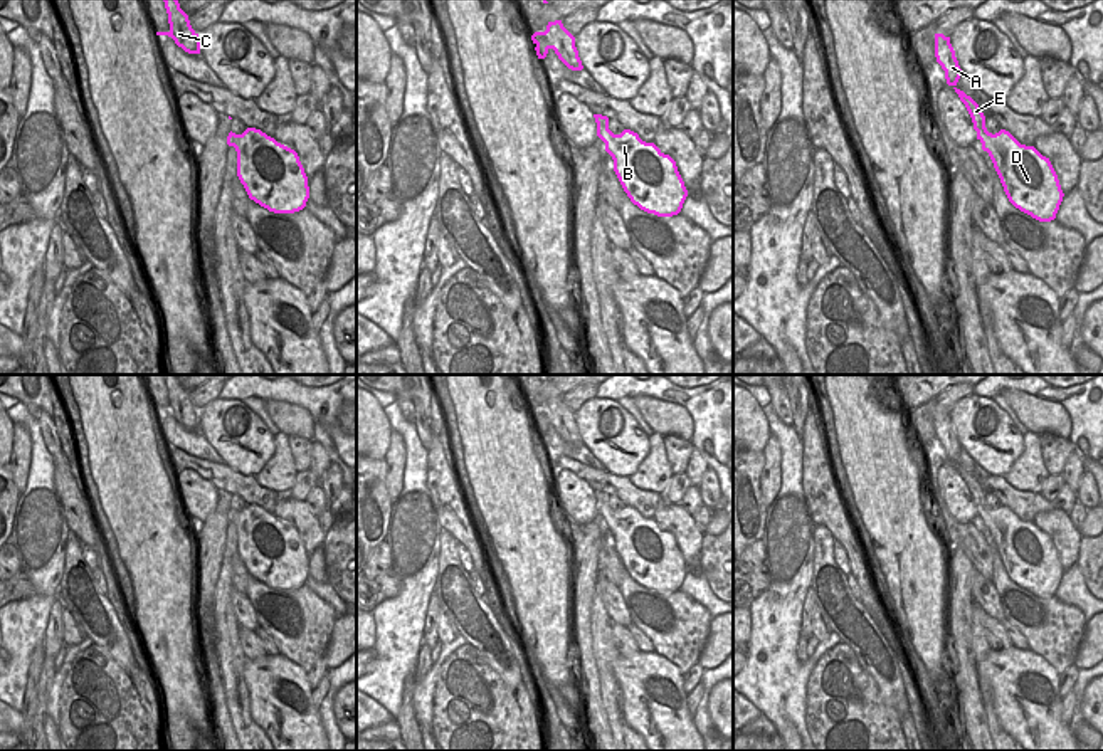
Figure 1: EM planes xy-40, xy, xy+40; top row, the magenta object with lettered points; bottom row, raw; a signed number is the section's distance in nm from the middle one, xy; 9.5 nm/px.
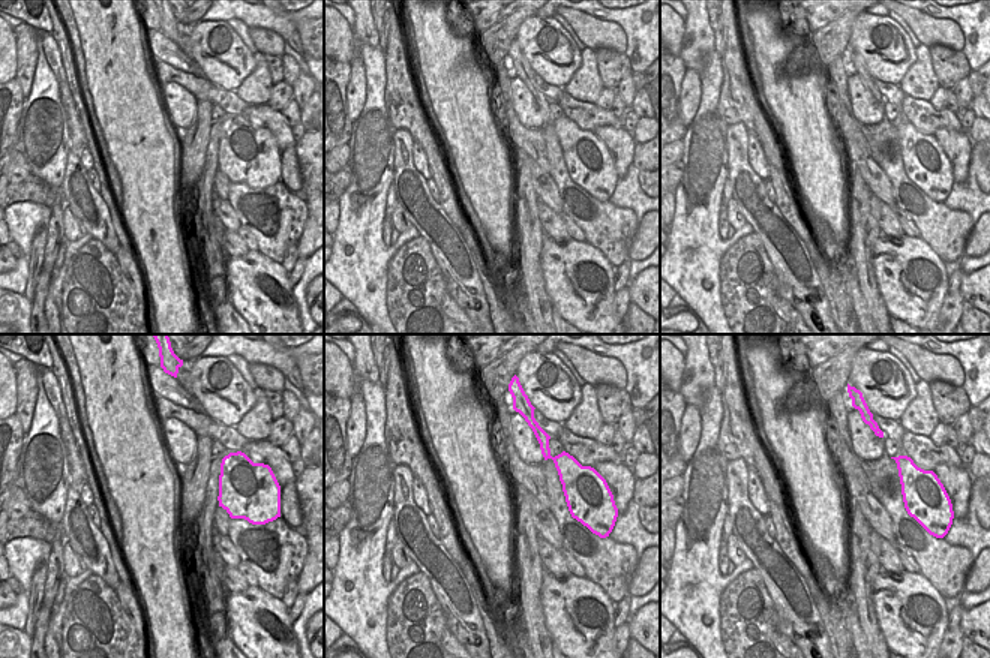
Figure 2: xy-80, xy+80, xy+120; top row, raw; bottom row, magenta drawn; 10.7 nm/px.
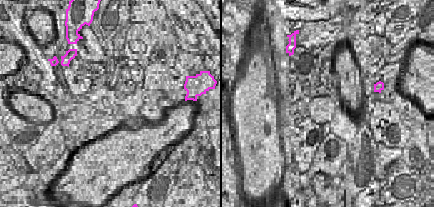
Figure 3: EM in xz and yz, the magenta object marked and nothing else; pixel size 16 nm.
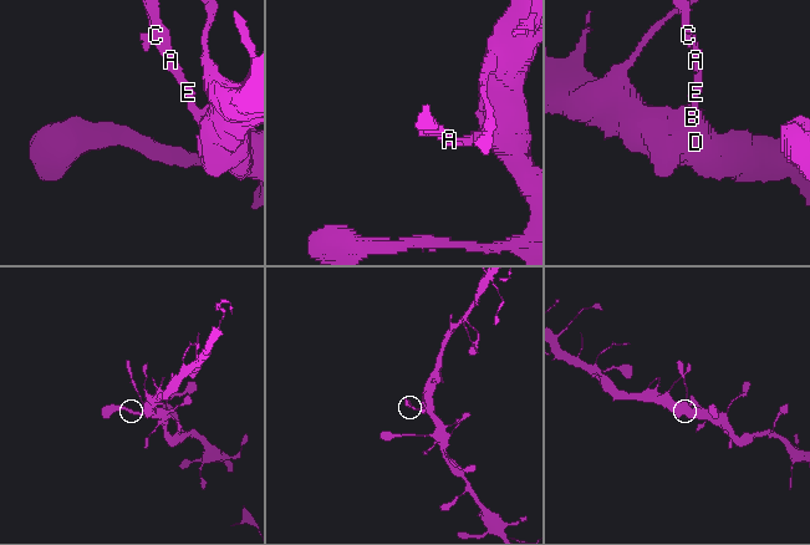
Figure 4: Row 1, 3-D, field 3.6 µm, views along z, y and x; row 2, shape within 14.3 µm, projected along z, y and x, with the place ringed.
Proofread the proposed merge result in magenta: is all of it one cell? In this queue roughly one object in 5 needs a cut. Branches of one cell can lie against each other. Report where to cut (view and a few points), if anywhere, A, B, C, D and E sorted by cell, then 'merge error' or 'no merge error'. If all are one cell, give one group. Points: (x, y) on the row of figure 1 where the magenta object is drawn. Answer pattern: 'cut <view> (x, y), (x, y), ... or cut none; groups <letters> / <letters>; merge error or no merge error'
cut none; groups A B C D E; no merge error

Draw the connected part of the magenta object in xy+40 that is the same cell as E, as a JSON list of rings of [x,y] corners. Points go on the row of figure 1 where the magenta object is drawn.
[[[935,34],[935,57],[945,71],[947,84],[955,89],[965,104],[977,139],[982,143],[982,150],[989,153],[1009,202],[1039,222],[1054,220],[1064,193],[1049,158],[1042,156],[1034,146],[1021,144],[1005,129],[995,134],[987,131],[985,116],[979,104],[955,87],[962,69],[950,37]]]

